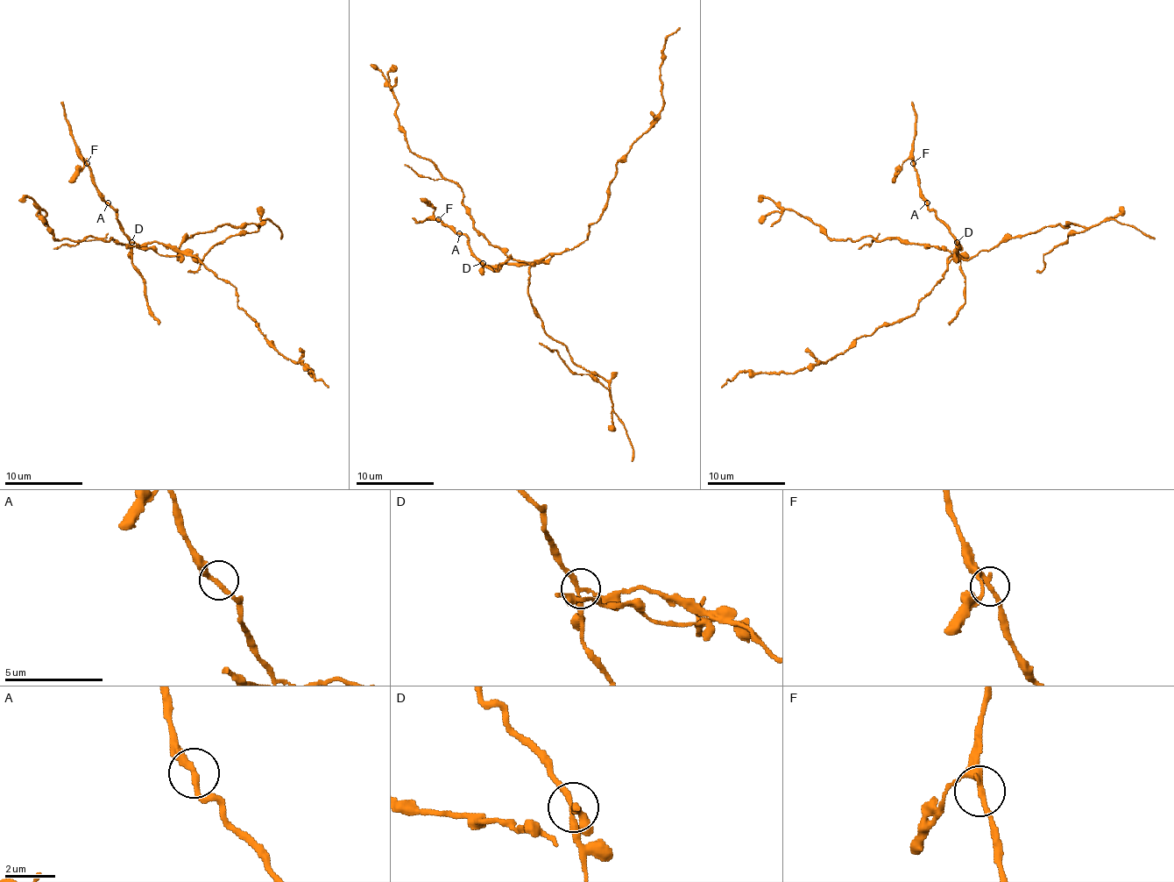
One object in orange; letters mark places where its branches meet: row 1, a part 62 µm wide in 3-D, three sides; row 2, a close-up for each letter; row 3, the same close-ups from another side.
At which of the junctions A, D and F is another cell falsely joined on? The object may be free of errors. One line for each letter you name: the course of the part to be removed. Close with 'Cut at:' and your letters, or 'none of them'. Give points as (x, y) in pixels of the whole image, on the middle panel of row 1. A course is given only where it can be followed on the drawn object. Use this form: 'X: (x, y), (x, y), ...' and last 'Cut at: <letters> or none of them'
D: (483, 262), (541, 262), (586, 238), (588, 225), (608, 200), (616, 165), (662, 108), (662, 46), (680, 28)
Cut at: D

